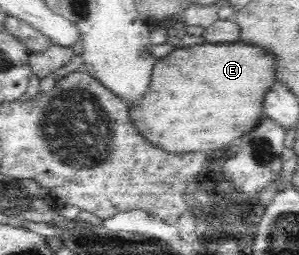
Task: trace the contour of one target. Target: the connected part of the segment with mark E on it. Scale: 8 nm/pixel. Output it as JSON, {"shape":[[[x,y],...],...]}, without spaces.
{"shape":[[[239,41],[234,43],[203,43],[183,47],[163,57],[155,64],[150,92],[141,102],[133,106],[131,118],[137,120],[136,128],[147,140],[161,142],[165,150],[221,150],[227,148],[235,138],[249,134],[263,118],[263,104],[267,94],[278,82],[278,57],[269,49]]]}

